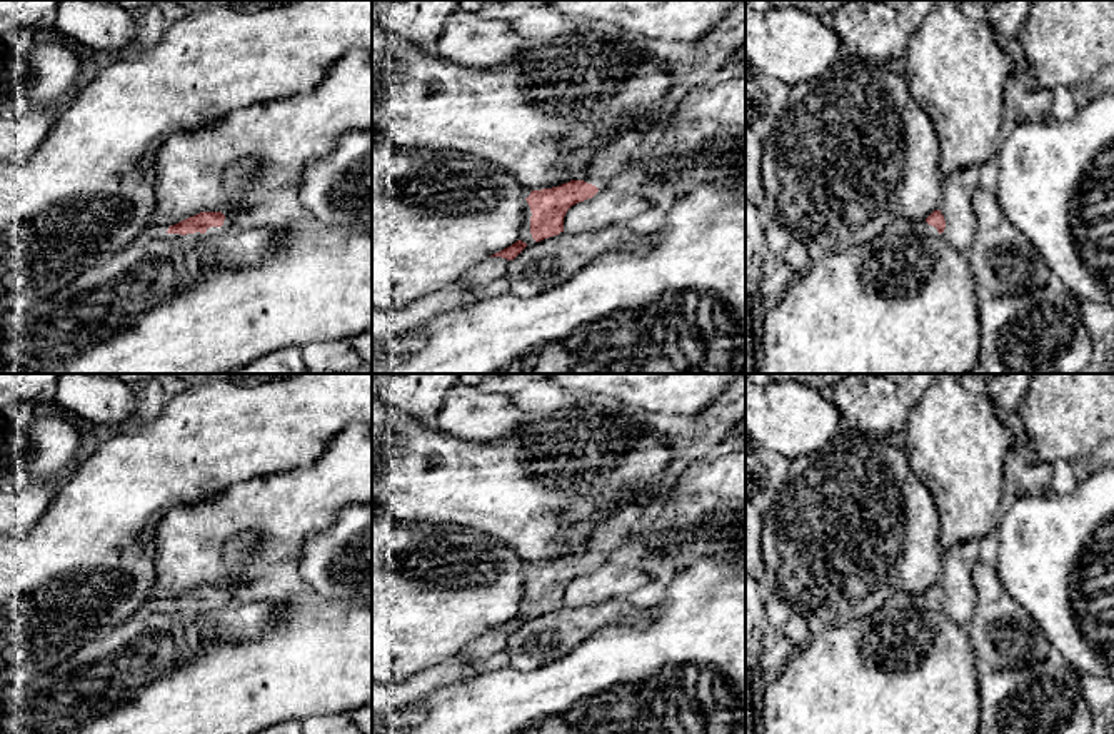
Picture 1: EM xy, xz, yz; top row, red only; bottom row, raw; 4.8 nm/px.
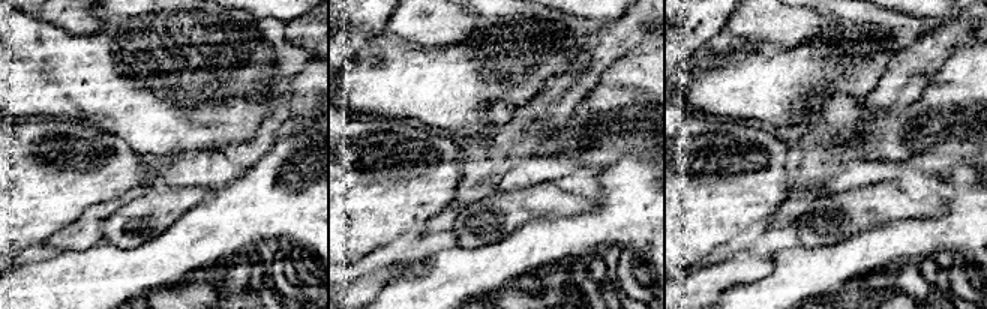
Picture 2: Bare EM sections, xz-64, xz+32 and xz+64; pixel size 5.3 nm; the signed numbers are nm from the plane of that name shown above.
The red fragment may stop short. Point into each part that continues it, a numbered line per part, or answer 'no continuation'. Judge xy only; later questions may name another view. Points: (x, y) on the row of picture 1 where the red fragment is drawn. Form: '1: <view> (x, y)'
1: xy (229, 222)

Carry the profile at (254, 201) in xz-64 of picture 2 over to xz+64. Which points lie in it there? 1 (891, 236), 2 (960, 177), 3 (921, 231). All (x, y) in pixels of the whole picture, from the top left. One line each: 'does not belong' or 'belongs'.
1: belongs
2: belongs
3: belongs

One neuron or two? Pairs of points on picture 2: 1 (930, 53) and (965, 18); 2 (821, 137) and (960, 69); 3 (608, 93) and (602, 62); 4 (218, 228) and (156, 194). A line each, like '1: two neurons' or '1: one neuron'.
1: one neuron
2: one neuron
3: two neurons
4: two neurons

